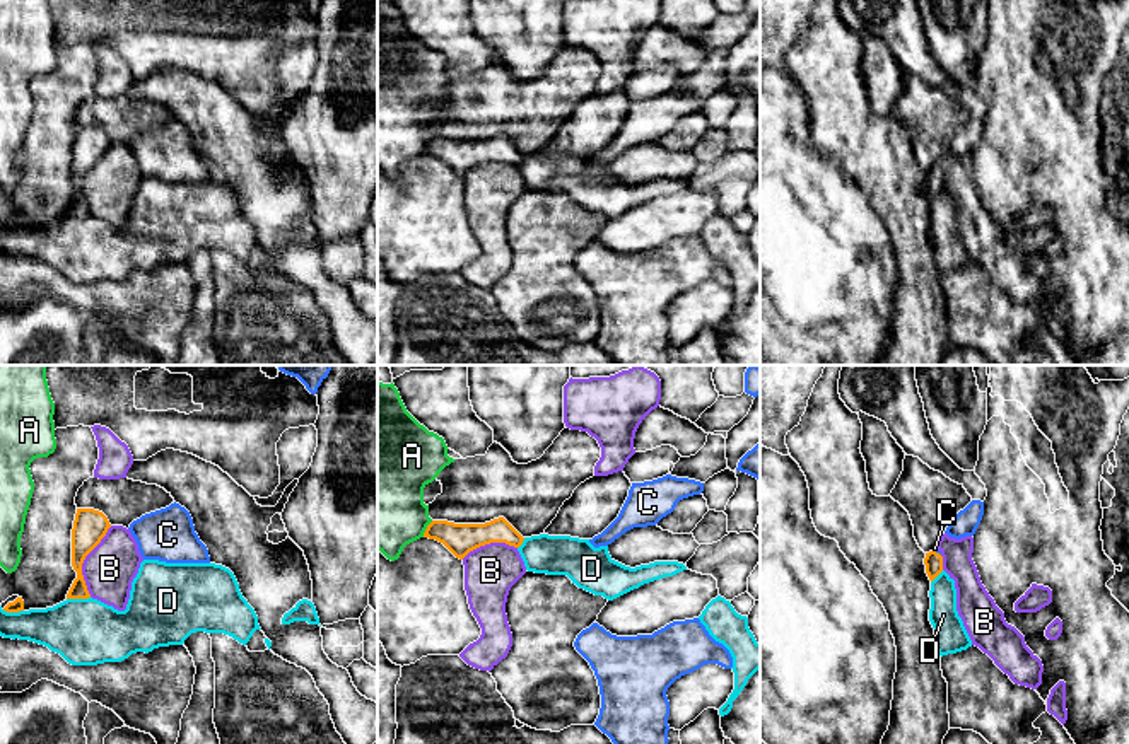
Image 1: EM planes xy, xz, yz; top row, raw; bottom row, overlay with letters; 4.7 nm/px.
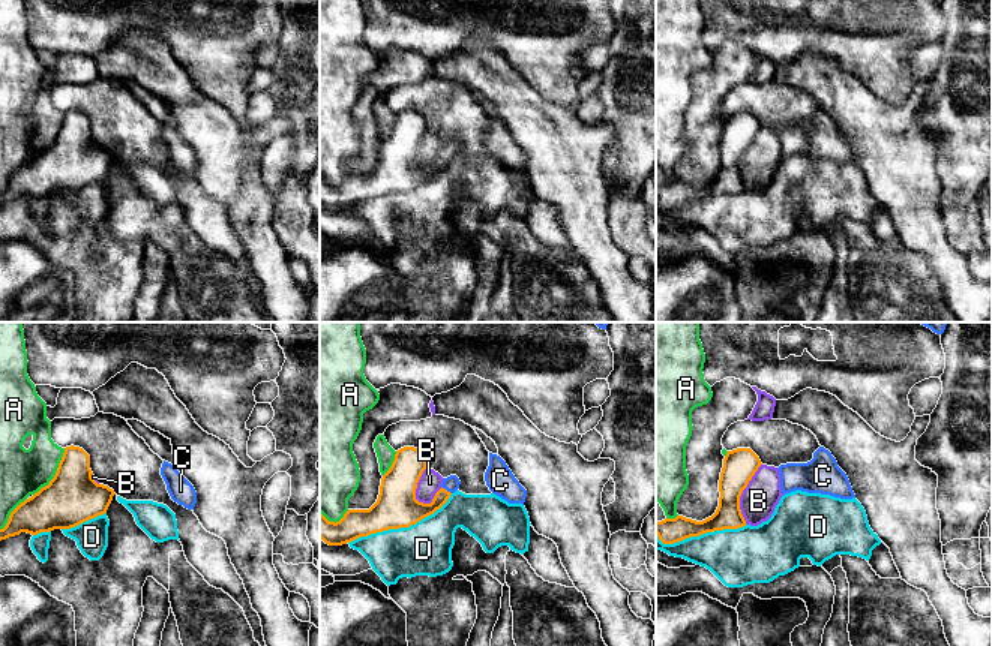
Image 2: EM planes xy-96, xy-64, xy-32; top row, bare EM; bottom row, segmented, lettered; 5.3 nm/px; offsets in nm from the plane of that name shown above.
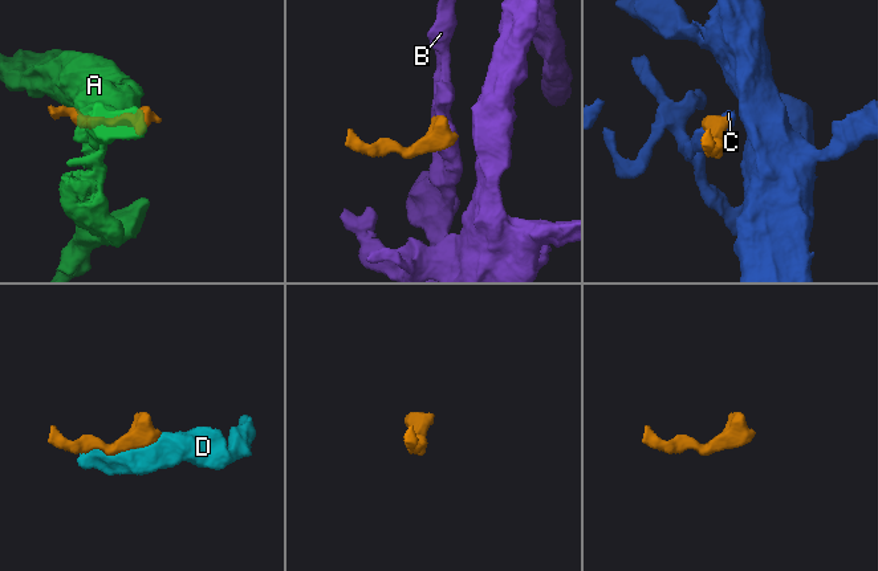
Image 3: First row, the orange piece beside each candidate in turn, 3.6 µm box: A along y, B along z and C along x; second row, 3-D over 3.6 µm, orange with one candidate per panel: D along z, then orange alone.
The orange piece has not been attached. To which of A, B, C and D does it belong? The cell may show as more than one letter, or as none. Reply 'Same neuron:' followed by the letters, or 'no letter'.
Same neuron: C

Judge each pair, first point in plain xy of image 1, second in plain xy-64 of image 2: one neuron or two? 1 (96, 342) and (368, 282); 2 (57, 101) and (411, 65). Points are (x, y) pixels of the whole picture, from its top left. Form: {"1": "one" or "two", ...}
{"1": "two", "2": "one"}

